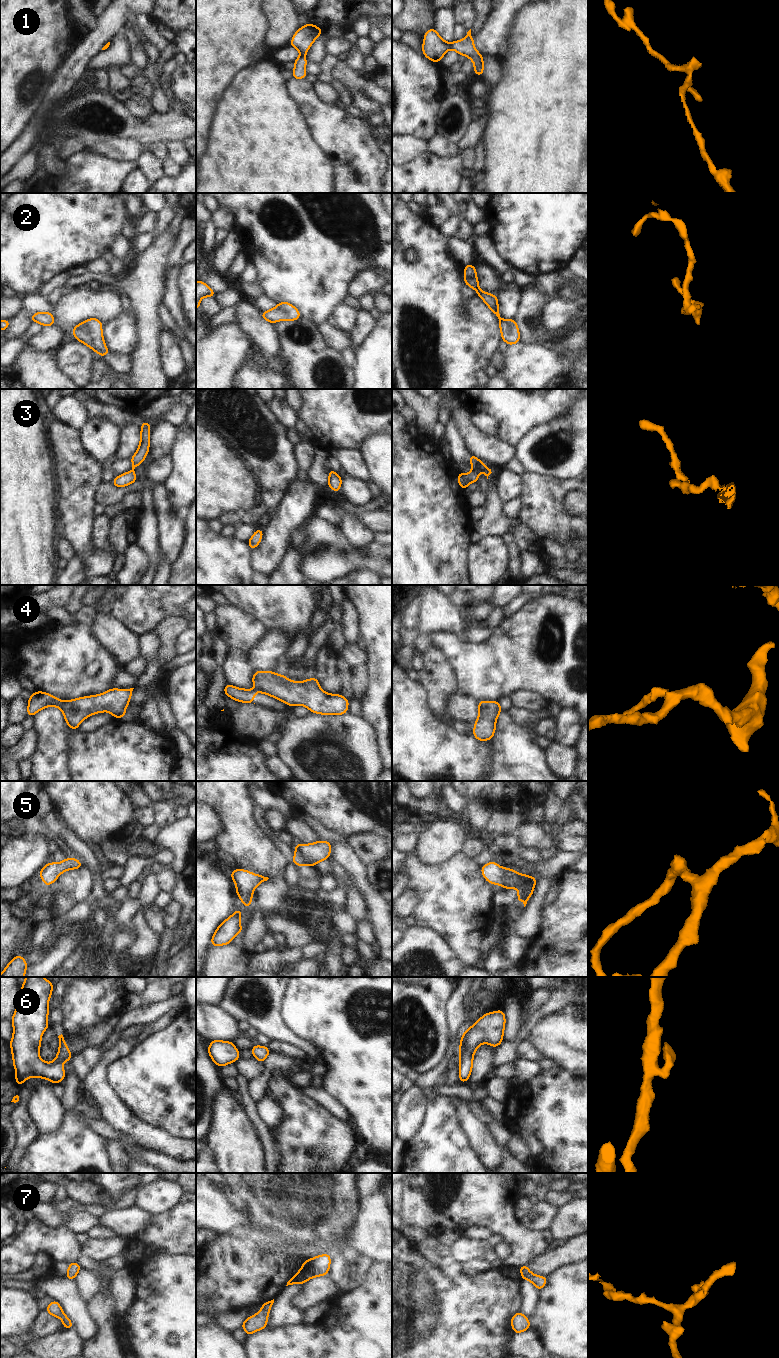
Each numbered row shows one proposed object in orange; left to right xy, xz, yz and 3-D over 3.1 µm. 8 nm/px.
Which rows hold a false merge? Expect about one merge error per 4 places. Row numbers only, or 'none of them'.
3, 4

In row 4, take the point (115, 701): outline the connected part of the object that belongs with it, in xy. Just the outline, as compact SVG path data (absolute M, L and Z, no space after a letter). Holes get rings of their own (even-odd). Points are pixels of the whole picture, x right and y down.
M111 688L99 695L63 701L60 709L68 726L76 731L84 719L96 713L108 711L115 719L126 716L125 709L129 705L133 689Z

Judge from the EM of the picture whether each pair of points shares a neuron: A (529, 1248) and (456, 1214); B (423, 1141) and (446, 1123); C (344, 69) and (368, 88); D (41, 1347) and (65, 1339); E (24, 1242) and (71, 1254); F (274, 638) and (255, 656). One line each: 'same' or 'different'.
A: same
B: same
C: same
D: same
E: same
F: same

